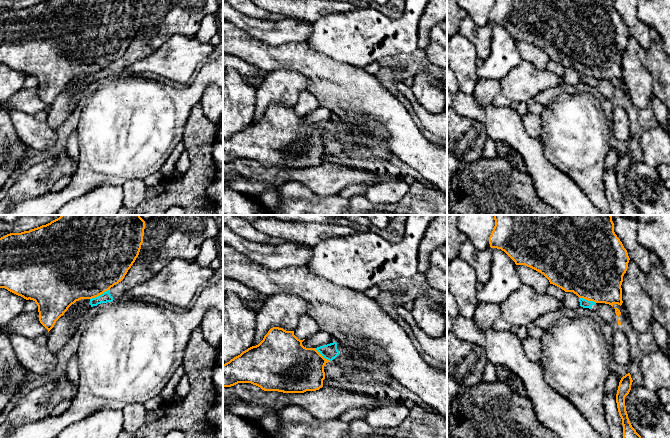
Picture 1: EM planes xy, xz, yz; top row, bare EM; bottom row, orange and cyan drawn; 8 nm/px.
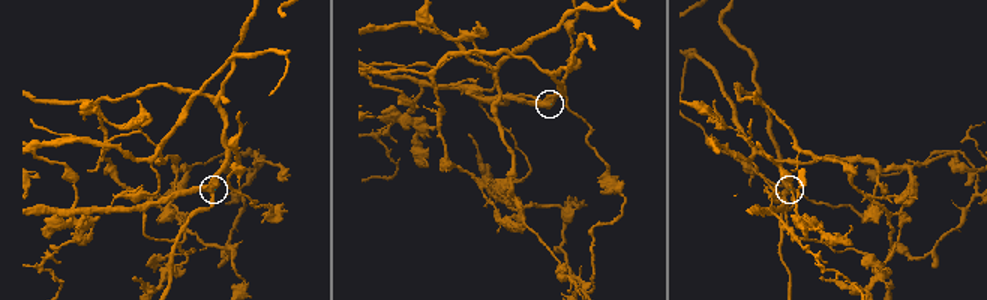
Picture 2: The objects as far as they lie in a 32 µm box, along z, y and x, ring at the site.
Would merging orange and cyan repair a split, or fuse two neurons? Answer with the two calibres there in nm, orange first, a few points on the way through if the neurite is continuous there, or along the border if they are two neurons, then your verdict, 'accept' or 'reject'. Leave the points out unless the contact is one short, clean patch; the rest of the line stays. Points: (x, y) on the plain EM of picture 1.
500/80 nm | along xy (109, 65), (90, 75) | reject

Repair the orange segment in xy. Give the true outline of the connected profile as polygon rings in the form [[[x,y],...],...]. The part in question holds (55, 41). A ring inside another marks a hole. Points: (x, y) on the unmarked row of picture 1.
[[[46,0],[29,7],[7,10],[0,14],[0,64],[5,64],[26,76],[33,76],[38,82],[39,97],[49,108],[76,77],[98,73],[124,55],[139,31],[144,5],[145,0]]]

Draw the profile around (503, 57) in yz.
[[[492,24],[490,54],[477,69],[477,78],[501,81],[522,61],[516,43],[515,38],[504,27]]]

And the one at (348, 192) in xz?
[[[367,185],[349,186],[340,191],[338,195],[343,198],[350,199],[351,197],[356,195],[365,195],[366,191]]]

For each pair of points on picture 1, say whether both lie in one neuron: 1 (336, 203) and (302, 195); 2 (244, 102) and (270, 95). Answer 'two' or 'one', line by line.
1: one
2: two

